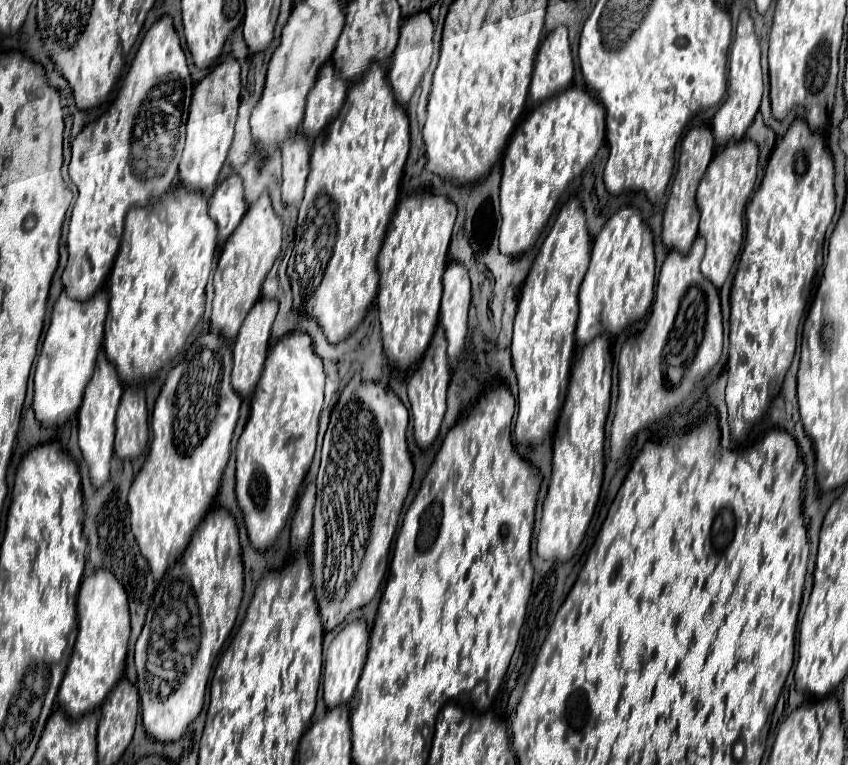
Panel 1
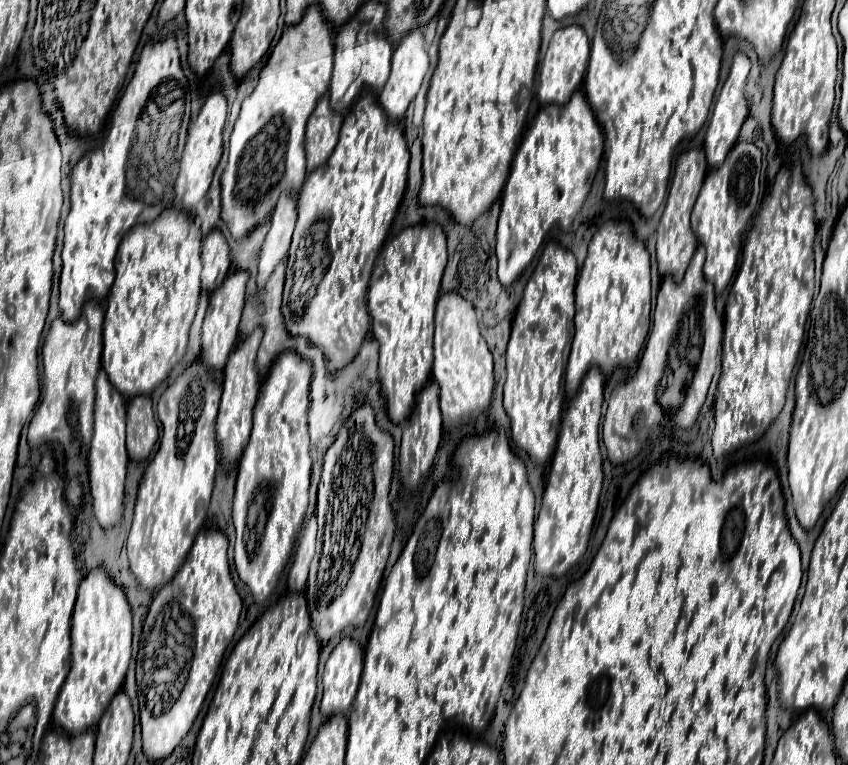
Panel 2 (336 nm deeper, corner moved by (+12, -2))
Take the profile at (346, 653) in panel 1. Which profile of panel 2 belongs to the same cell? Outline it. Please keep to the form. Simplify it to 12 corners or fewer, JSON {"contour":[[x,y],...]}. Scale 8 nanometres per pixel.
{"contour":[[343,637],[323,671],[321,713],[349,713],[363,649]]}

